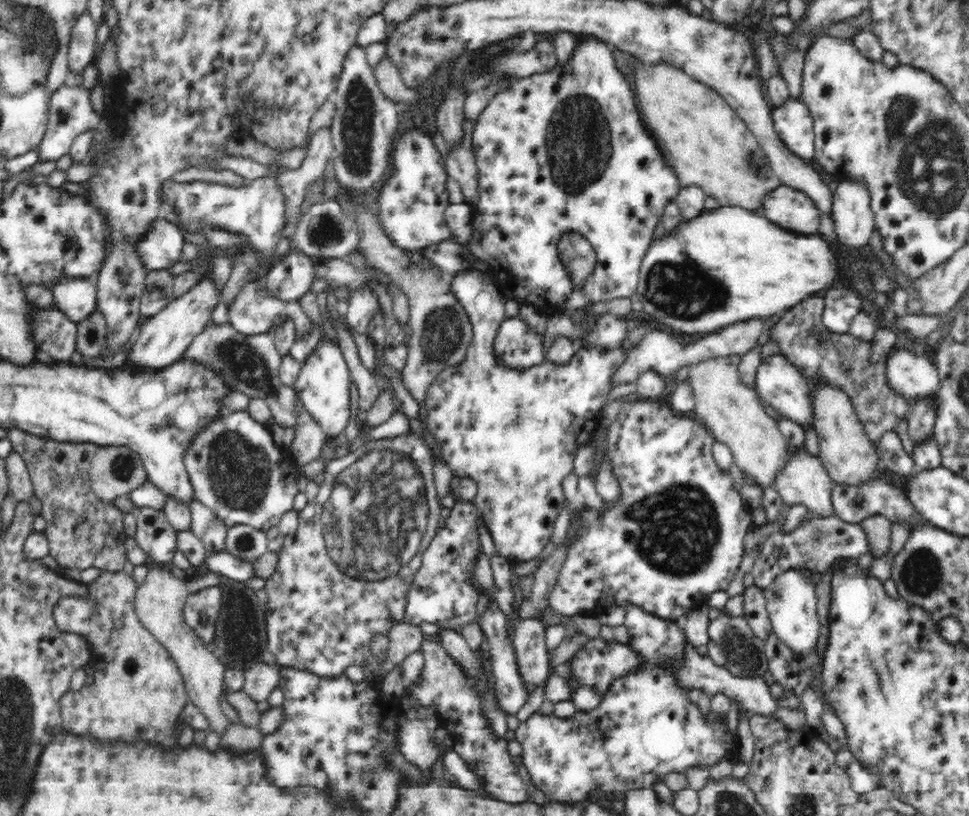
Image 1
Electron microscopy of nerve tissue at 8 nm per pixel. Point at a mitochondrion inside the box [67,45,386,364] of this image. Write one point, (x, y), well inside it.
(357, 132)

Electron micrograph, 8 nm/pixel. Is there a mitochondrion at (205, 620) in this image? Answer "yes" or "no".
yes

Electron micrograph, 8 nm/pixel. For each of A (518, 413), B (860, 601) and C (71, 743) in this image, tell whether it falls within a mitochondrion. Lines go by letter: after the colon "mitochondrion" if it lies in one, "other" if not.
A: mitochondrion
B: other
C: other

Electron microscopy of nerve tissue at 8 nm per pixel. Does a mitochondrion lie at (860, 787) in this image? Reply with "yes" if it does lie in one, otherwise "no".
no

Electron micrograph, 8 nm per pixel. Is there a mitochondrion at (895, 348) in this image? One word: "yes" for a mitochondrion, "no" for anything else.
no

